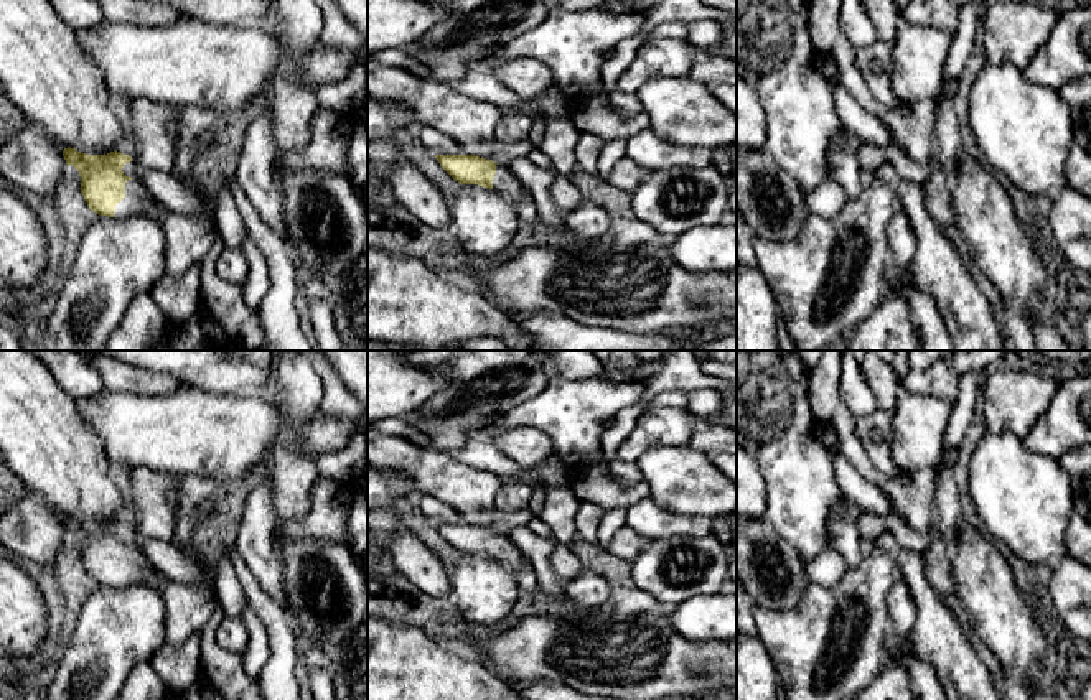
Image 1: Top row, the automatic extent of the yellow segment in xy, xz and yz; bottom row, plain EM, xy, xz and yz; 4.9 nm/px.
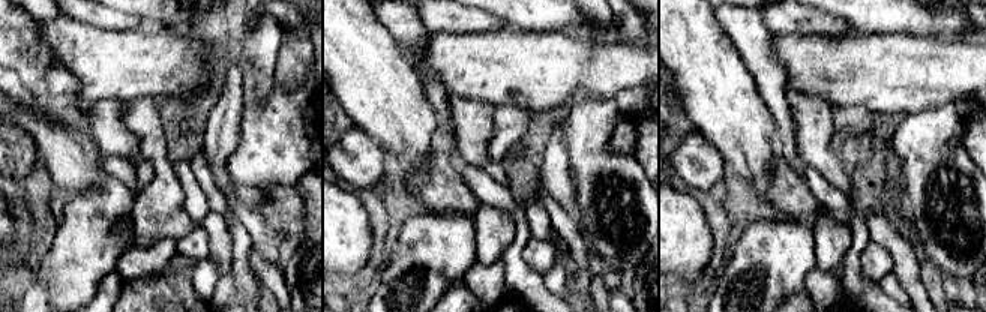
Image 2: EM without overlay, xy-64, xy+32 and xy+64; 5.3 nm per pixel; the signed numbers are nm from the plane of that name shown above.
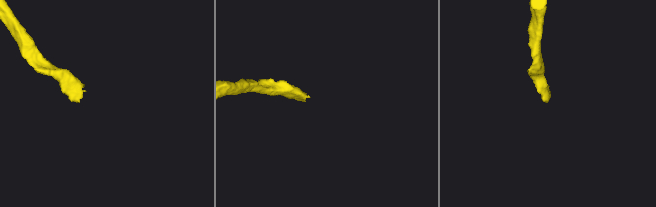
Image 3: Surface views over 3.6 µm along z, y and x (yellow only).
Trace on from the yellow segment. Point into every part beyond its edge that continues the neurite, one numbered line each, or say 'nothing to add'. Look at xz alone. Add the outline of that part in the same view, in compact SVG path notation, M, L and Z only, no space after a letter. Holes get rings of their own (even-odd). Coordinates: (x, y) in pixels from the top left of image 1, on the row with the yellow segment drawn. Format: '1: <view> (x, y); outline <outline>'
1: xz (505, 183); outline M496 165L493 191L513 199L514 203L522 199L524 196L529 196L522 183L504 165Z

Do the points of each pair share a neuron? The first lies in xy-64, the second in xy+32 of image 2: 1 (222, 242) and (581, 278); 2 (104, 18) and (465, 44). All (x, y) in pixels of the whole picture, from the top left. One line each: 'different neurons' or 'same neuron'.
1: different neurons
2: different neurons

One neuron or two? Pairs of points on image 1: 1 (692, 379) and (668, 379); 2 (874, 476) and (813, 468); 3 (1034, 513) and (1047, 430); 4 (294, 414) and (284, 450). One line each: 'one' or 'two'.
1: one
2: two
3: two
4: one

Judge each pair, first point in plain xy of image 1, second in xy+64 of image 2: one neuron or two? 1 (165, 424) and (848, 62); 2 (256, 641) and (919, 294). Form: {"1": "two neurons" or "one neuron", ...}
{"1": "one neuron", "2": "two neurons"}

